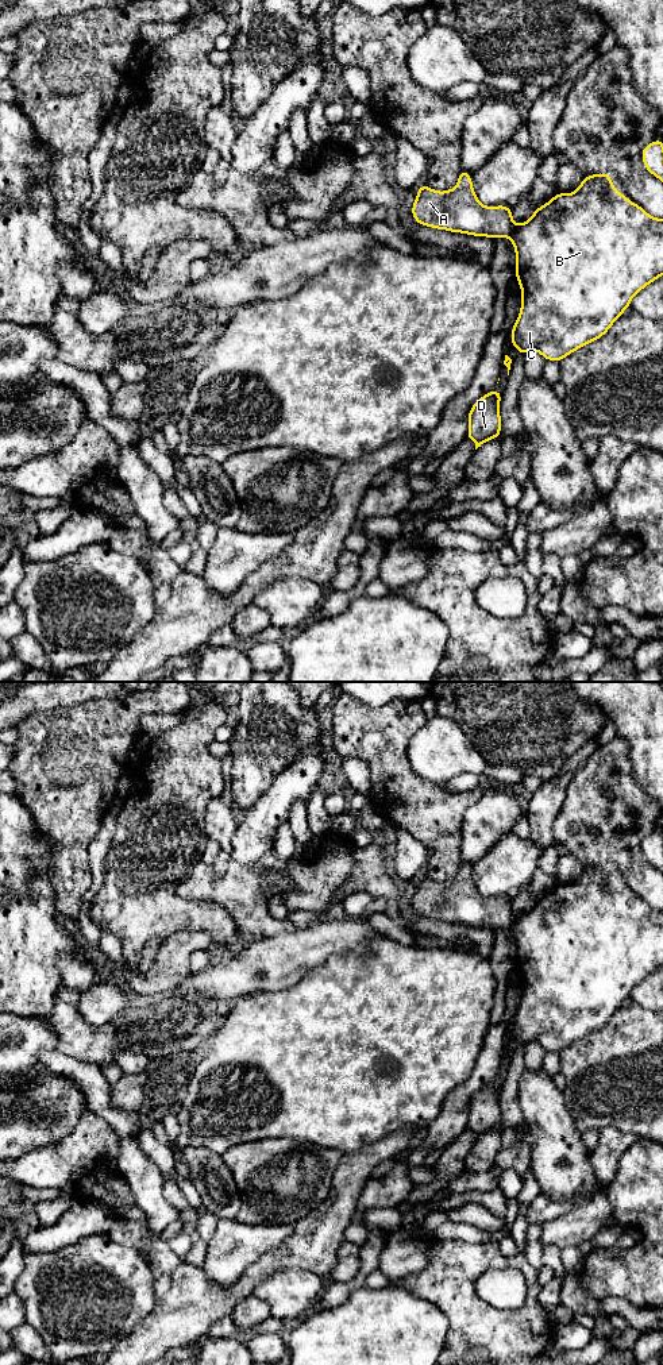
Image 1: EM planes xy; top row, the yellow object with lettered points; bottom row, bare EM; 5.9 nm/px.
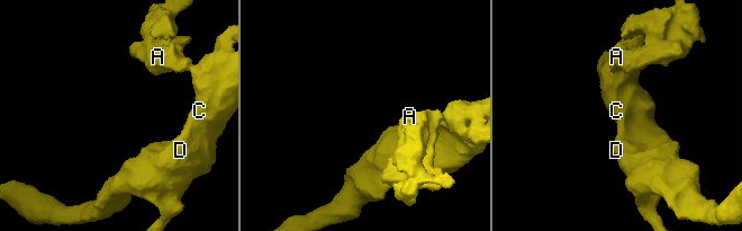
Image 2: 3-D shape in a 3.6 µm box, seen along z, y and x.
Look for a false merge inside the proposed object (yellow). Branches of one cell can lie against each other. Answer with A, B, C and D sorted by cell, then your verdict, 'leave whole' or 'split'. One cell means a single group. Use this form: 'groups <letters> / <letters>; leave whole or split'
groups A / B C D; split

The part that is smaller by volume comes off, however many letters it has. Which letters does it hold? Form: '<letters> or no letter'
A

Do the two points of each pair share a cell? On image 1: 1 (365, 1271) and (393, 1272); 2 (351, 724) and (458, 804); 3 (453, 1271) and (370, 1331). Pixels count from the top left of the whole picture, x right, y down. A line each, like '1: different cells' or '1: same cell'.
1: different cells
2: same cell
3: different cells

